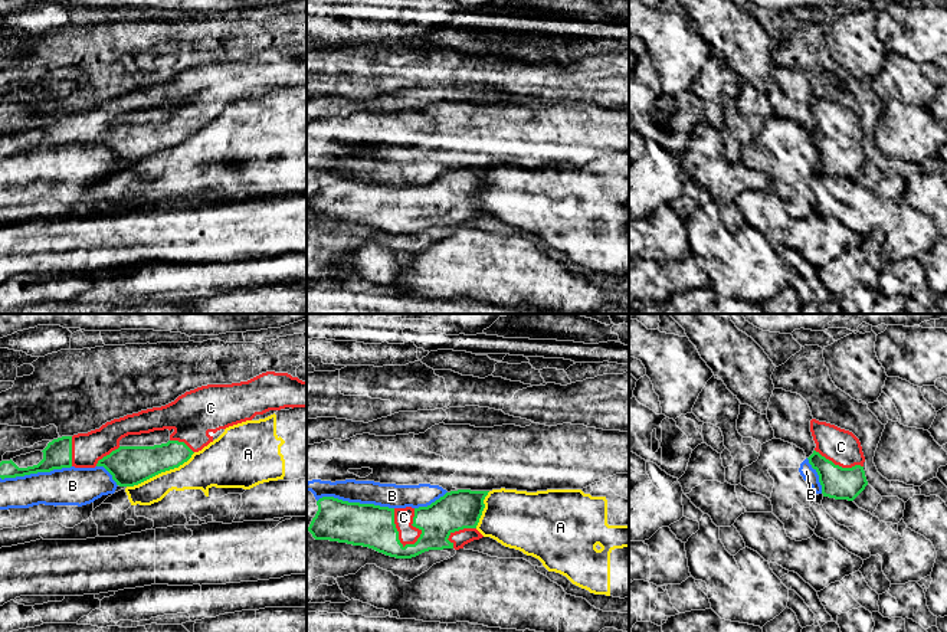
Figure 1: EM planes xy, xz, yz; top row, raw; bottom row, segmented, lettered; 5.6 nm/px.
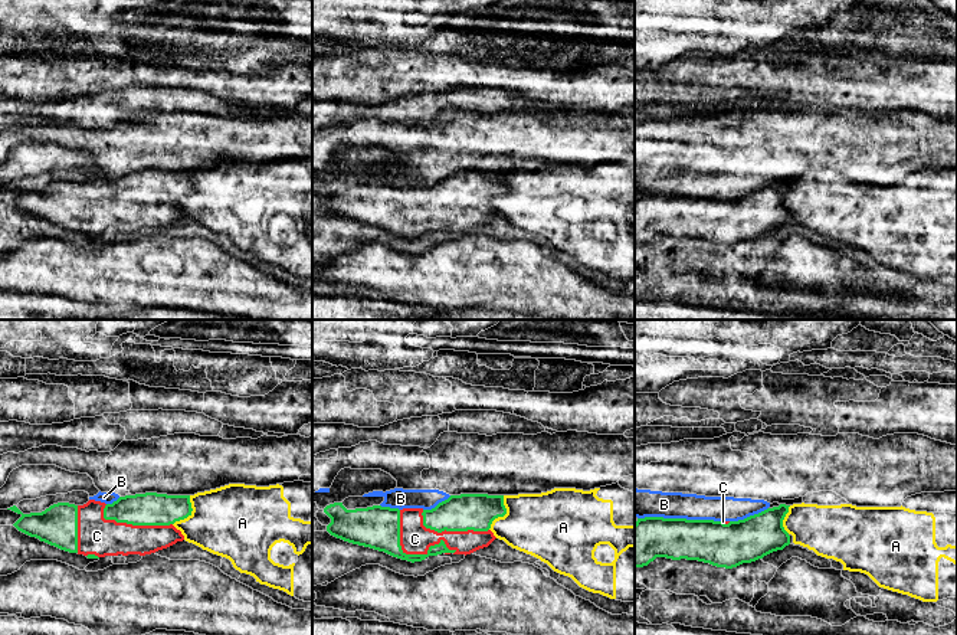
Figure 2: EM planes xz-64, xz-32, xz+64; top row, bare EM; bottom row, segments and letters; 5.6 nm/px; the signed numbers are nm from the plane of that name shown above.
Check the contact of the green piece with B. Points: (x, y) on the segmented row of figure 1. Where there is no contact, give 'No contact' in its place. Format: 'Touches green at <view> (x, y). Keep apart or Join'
Touches green at xz (356, 503). Keep apart

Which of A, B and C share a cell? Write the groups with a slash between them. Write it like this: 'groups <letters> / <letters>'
groups A / B / C

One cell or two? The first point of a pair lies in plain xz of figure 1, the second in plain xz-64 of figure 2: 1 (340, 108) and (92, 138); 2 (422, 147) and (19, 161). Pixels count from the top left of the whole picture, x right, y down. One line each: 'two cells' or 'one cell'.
1: two cells
2: two cells

